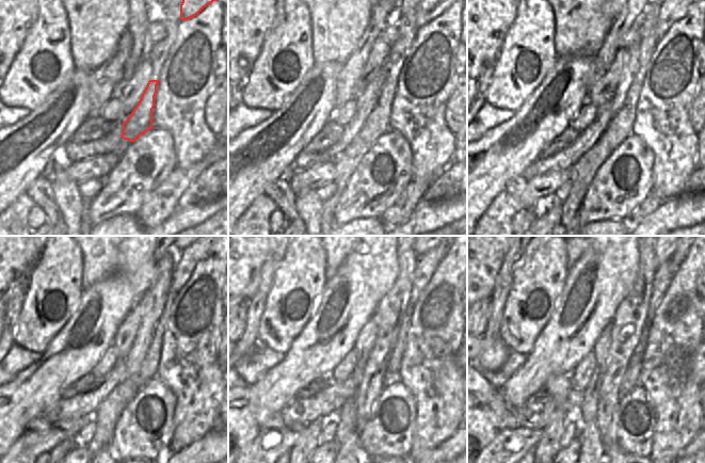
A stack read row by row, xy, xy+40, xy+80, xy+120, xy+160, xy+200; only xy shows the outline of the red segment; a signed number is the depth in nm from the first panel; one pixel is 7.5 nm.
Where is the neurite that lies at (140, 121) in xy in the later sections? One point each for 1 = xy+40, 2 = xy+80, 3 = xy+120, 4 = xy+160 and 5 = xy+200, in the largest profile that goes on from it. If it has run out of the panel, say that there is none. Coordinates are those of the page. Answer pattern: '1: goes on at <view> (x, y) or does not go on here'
1: goes on at xy+40 (378, 123)
2: goes on at xy+80 (620, 127)
3: goes on at xy+120 (190, 257)
4: goes on at xy+160 (428, 262)
5: goes on at xy+200 (662, 275)

